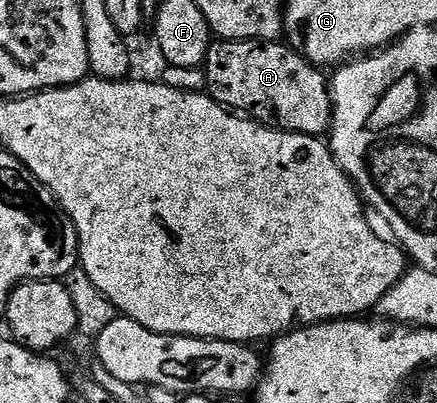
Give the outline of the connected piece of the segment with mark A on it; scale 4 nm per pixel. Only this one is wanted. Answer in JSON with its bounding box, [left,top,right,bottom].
[203,39,333,136]

